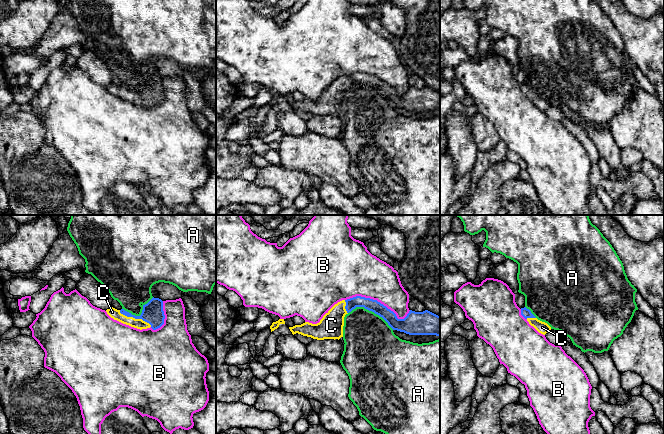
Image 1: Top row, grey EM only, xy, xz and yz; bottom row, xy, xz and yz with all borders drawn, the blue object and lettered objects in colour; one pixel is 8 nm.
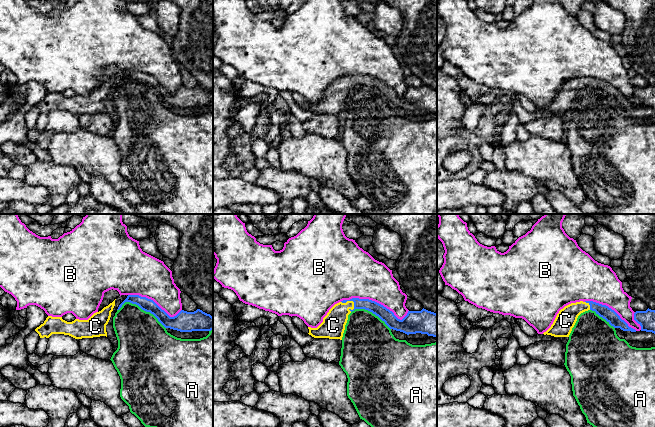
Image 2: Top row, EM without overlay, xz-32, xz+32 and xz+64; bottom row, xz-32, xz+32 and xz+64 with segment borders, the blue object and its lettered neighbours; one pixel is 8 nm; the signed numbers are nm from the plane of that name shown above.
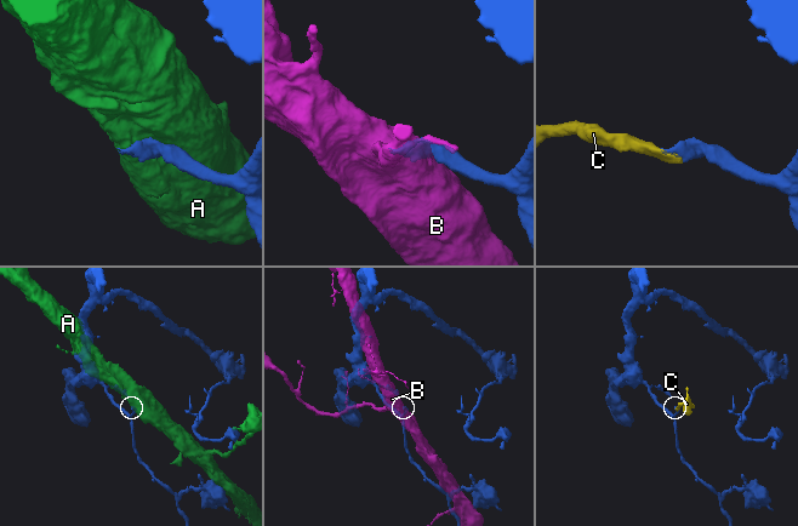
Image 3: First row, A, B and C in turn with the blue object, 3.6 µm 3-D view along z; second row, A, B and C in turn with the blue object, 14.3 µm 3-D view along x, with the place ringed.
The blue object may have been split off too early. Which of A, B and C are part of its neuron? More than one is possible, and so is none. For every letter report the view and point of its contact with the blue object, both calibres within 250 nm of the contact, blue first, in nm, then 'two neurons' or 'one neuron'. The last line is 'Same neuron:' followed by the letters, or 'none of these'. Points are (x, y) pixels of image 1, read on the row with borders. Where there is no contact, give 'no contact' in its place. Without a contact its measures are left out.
A: contact xz (371, 310); calibres 100 and 400 nm; two neurons
B: contact xz (379, 302); calibres 100 and 340 nm; two neurons
C: contact xy (135, 318); calibres 170 and 80 nm; one neuron
Same neuron: C

